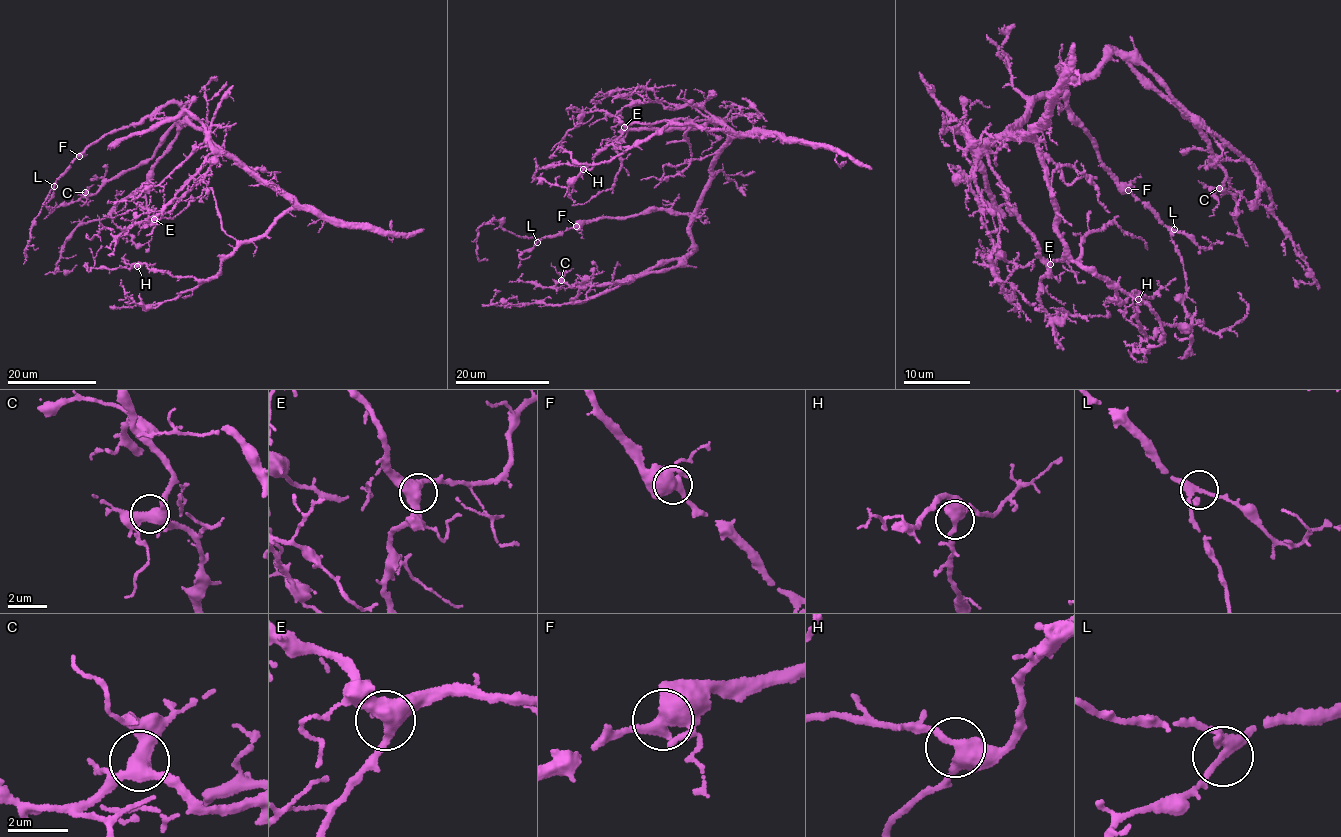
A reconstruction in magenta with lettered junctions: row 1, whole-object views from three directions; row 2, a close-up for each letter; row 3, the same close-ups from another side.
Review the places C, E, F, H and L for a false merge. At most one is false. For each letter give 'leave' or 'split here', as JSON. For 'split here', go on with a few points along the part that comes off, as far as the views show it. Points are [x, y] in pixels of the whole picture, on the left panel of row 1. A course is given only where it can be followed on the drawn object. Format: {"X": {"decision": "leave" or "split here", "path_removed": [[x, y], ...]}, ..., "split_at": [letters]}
{"C": {"decision": "leave"}, "E": {"decision": "leave"}, "F": {"decision": "leave"}, "H": {"decision": "leave"}, "L": {"decision": "leave"}, "split_at": []}

